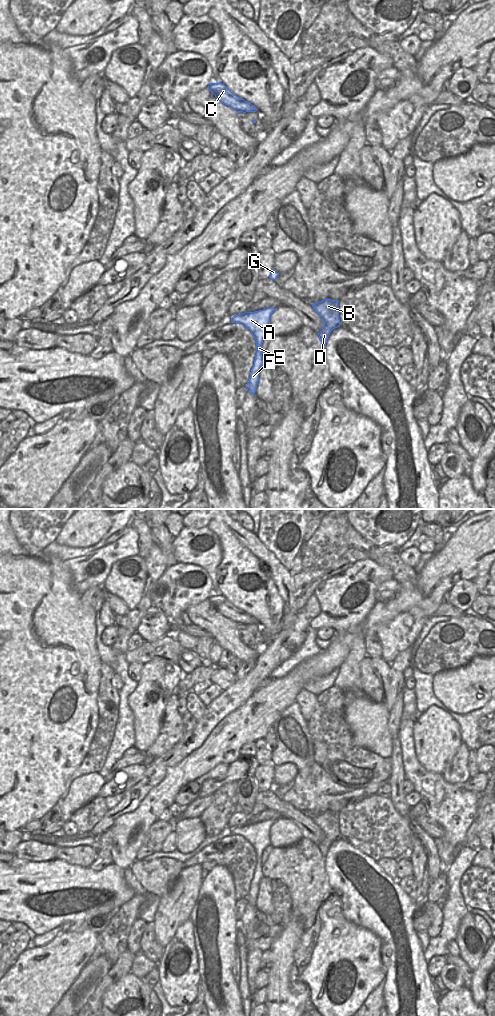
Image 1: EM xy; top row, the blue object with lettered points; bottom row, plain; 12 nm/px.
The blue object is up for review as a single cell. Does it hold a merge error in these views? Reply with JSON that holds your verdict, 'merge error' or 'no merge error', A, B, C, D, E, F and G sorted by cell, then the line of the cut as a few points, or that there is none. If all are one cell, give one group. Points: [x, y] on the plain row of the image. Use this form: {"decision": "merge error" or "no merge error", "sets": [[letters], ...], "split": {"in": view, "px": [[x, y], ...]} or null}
{"decision": "merge error", "sets": [["A", "B", "D", "E", "F", "G"], ["C"]], "split": {"in": "xy", "px": [[238, 610], [252, 621]]}}

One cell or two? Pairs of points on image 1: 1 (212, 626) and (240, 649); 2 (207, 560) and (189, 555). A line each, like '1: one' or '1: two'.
1: one
2: one

